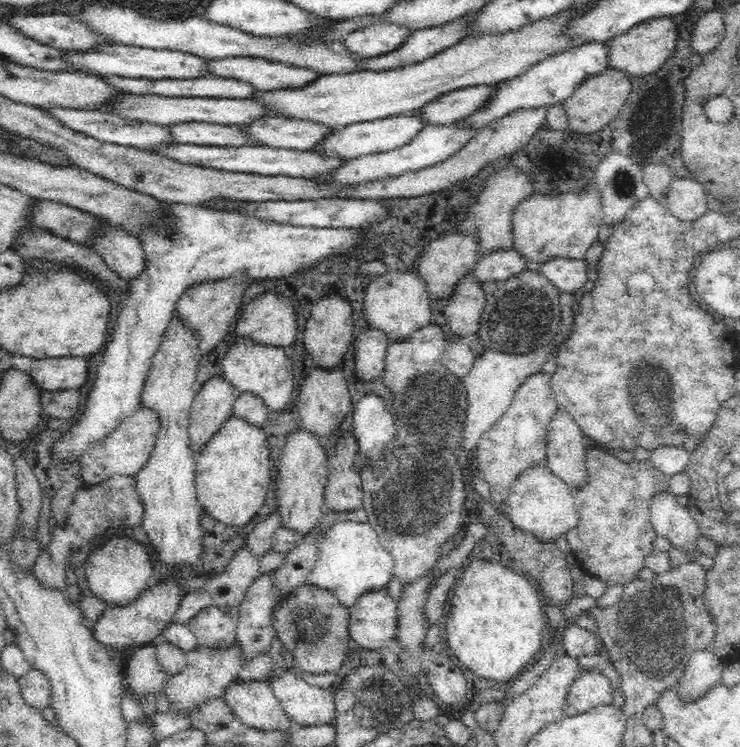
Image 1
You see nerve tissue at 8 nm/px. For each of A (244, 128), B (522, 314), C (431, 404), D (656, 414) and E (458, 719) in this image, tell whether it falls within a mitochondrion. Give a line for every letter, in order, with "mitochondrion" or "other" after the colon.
A: other
B: mitochondrion
C: mitochondrion
D: mitochondrion
E: other

